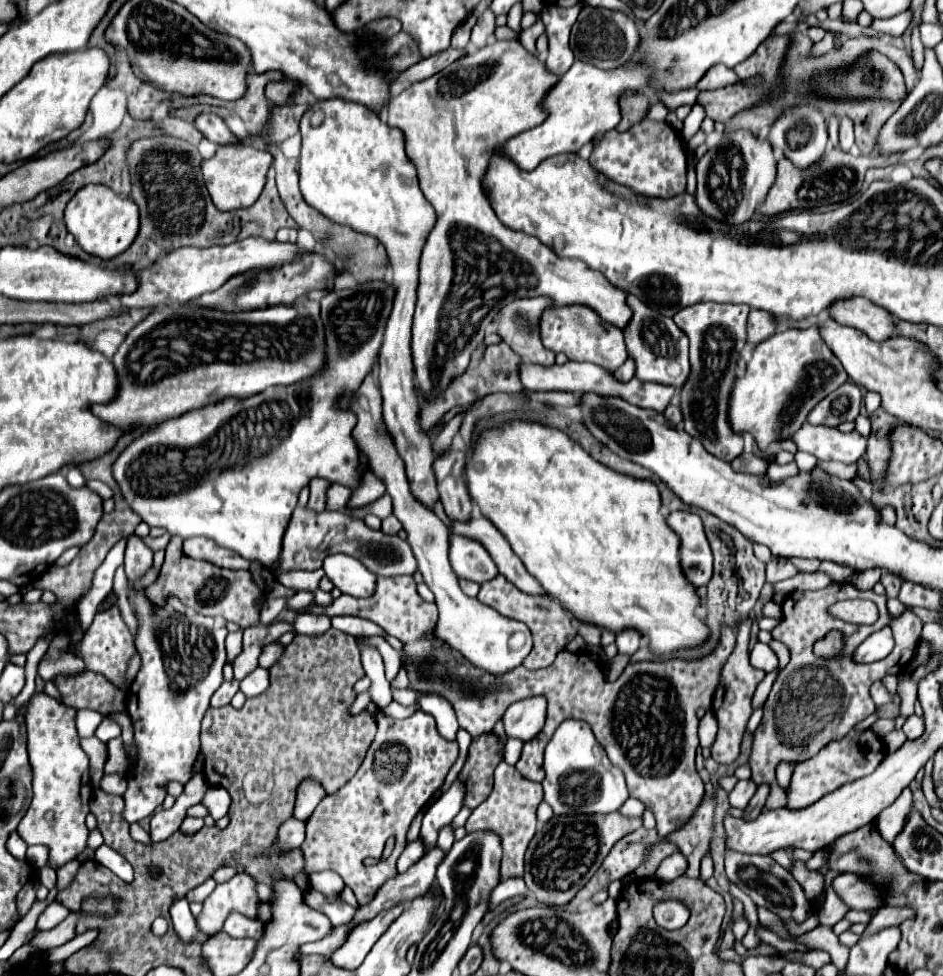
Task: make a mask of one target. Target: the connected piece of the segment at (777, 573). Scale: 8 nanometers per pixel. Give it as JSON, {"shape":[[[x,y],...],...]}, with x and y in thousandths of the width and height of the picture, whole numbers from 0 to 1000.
{"shape":[[[820,571],[813,577],[813,597],[826,597],[830,593],[837,593],[841,589],[845,589],[847,583],[841,581],[841,577],[837,573],[830,571]]]}

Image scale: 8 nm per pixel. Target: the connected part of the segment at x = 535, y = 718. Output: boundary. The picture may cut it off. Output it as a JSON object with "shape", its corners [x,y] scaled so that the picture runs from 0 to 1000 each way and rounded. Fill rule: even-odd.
{"shape":[[[576,712],[546,718],[538,724],[533,733],[536,753],[561,759],[574,749],[578,737],[580,737],[580,718]]]}

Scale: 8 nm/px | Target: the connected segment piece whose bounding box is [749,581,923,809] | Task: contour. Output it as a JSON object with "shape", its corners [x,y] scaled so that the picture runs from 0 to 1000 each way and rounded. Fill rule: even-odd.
{"shape":[[[883,595],[871,606],[841,606],[839,610],[835,610],[828,624],[830,624],[830,638],[820,644],[820,655],[837,663],[839,677],[832,685],[828,685],[809,722],[809,728],[811,728],[809,739],[801,749],[799,772],[794,778],[794,784],[799,790],[796,798],[803,804],[818,802],[818,815],[811,823],[813,829],[832,827],[832,815],[824,815],[822,784],[826,780],[845,782],[845,780],[854,780],[866,774],[866,769],[875,765],[879,759],[892,757],[896,751],[902,749],[907,741],[922,735],[928,728],[928,720],[922,714],[922,704],[928,698],[936,696],[938,692],[953,692],[960,688],[966,673],[970,671],[972,657],[979,644],[979,638],[966,626],[960,626],[953,632],[945,632],[941,626],[938,610],[930,610],[924,603],[913,606],[905,597]],[[896,614],[924,614],[932,624],[932,634],[926,640],[907,640],[907,638],[896,638],[892,634],[877,630],[879,620],[888,616],[896,616]],[[938,640],[945,640],[947,644],[949,665],[936,675],[936,679],[905,679],[907,665],[924,649],[936,644]],[[881,644],[890,644],[896,651],[896,667],[892,669],[892,675],[888,677],[875,677],[862,671],[862,659]]]}

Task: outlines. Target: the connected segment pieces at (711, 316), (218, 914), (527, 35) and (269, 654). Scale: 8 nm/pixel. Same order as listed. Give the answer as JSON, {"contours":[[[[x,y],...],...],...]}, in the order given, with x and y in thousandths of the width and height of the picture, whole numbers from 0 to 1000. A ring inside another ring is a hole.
{"contours":[[[[739,310],[714,323],[718,335],[733,349],[733,382],[722,397],[724,440],[741,450],[750,462],[769,472],[788,464],[788,446],[782,446],[773,433],[773,409],[782,388],[782,370],[792,351],[792,323],[794,315],[767,310]]],[[[251,894],[245,903],[230,907],[228,913],[217,921],[215,935],[209,940],[211,952],[220,958],[228,958],[236,952],[239,942],[251,933],[264,942],[275,938],[273,903],[262,894]]],[[[572,19],[565,28],[555,30],[555,36],[552,36],[552,46],[555,46],[561,54],[569,56],[569,50],[567,50],[567,40],[569,40],[576,32],[578,32],[578,30],[576,30],[576,24],[574,24],[574,19]]],[[[285,659],[281,665],[279,665],[279,669],[277,669],[277,673],[275,673],[275,681],[277,683],[287,683],[287,681],[292,681],[298,673],[300,673],[300,667],[302,667],[302,661],[298,661],[298,659]]]]}

